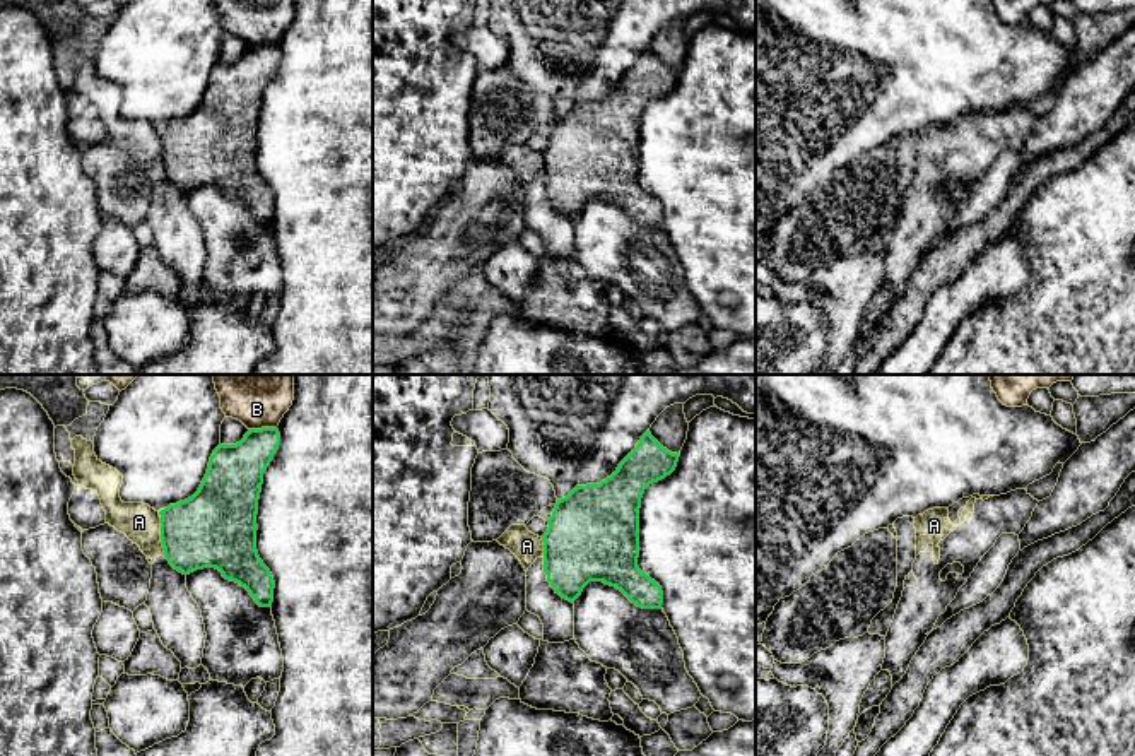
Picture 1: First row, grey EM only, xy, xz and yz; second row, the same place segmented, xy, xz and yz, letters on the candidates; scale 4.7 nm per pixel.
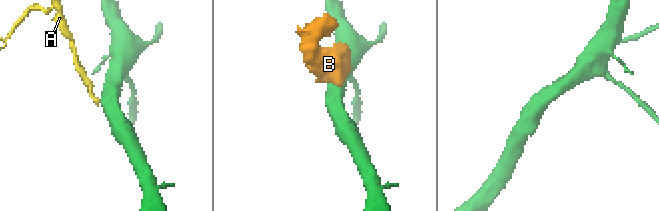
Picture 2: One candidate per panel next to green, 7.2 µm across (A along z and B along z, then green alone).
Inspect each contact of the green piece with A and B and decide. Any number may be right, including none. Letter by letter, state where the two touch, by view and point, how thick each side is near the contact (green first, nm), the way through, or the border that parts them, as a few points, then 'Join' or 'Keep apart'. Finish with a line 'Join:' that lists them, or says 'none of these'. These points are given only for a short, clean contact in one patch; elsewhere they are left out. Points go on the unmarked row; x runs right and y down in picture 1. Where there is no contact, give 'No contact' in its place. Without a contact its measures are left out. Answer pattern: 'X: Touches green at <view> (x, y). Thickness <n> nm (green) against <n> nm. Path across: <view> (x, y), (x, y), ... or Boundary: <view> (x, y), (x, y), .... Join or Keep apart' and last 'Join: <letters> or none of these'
A: Touches green at xy (161, 151). Thickness 360 nm (green) against 180 nm. Keep apart
B: Touches green at xy (262, 45). Thickness 260 nm (green) against 220 nm. Keep apart
Join: none of these

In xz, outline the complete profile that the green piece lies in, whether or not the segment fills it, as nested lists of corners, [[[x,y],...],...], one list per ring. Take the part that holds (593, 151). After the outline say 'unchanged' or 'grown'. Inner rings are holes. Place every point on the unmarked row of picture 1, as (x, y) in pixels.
[[[646,48],[610,94],[600,101],[576,103],[566,115],[557,116],[542,154],[544,188],[556,210],[574,221],[590,198],[603,198],[620,207],[638,224],[662,226],[662,204],[638,183],[639,125],[644,106],[670,92],[679,74]]]; unchanged

